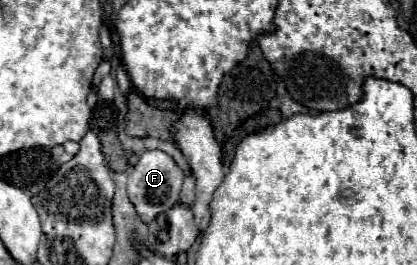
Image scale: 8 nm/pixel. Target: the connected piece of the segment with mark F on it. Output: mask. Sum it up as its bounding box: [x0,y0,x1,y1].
[128,149,184,223]

